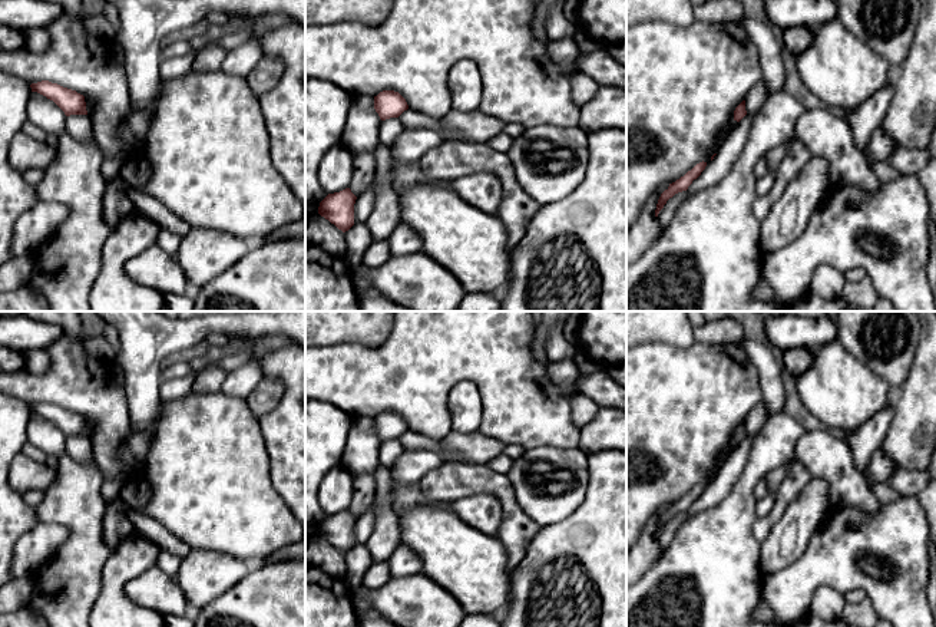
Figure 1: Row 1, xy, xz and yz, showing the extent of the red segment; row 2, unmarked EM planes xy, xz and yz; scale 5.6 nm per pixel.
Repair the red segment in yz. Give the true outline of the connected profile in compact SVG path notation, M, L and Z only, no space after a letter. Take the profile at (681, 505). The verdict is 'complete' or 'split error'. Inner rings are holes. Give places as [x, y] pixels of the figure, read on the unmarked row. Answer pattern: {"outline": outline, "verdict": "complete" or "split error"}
{"outline": "M702 482L697 485L691 492L688 492L684 498L669 505L669 508L661 515L658 521L655 538L658 538L659 532L664 529L664 527L669 519L672 519L678 514L687 512L688 508L692 505L692 502L701 496L705 488L707 488L707 484Z", "verdict": "complete"}

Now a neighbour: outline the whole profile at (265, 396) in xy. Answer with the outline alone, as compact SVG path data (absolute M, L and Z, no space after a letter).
M262 377L248 396L247 402L255 418L259 419L274 410L282 397L282 383L278 379Z

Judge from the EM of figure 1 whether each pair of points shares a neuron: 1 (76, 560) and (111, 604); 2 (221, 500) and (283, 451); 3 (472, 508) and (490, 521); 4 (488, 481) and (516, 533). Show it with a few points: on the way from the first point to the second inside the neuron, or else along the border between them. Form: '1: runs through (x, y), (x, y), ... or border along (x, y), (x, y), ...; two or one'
1: border along (109, 558), (102, 571), (99, 596), (91, 611); two
2: border along (260, 429), (270, 464), (270, 481), (280, 494); two
3: runs through (476, 510), (486, 517); one
4: runs through (500, 492), (508, 500), (515, 520); one

